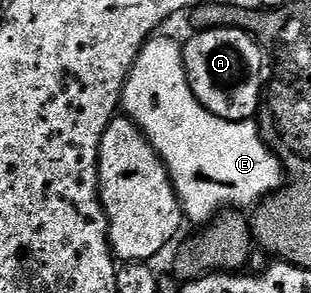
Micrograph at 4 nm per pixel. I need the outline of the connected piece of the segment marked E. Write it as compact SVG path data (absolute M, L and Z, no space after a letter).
M152 36L143 46L123 88L121 109L138 125L147 136L148 143L159 152L159 157L166 163L171 182L175 185L175 194L179 196L179 205L183 208L184 218L190 224L192 221L199 225L195 227L203 227L225 209L250 210L264 197L283 188L283 164L275 156L275 152L267 148L267 142L254 120L226 121L210 113L199 102L197 95L193 95L189 87L183 62L183 45L171 37L163 36Z

